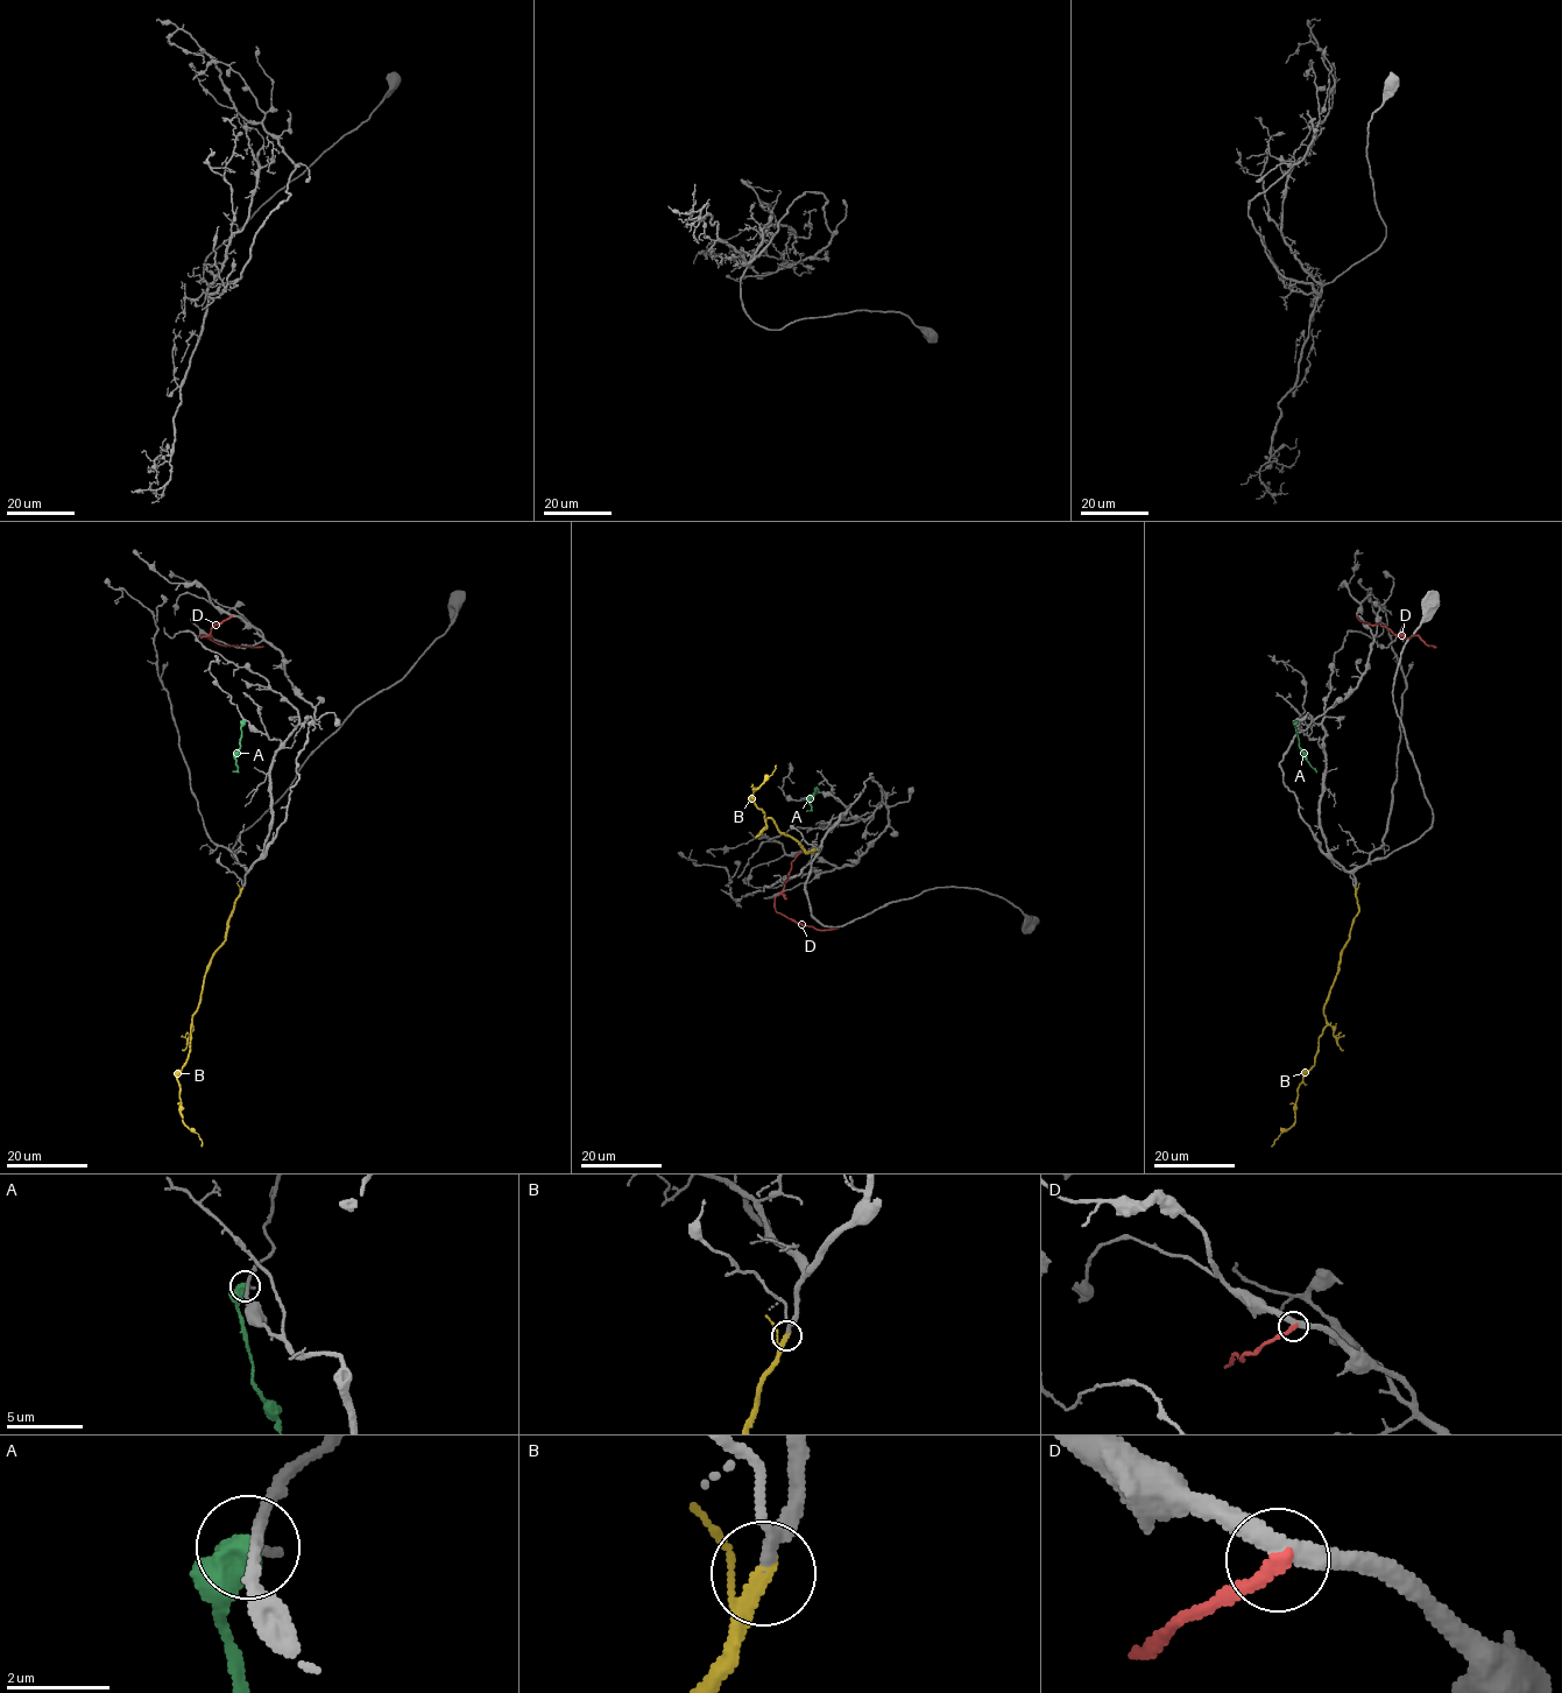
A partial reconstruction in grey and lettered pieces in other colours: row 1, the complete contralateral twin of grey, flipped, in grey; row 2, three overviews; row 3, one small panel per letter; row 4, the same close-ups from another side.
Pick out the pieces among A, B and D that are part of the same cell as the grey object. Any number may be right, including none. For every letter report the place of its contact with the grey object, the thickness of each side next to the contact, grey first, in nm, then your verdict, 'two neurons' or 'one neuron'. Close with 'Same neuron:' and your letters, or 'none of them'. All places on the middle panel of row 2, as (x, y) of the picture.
A: meets grey at (817, 791); 190 nm thick on the grey side, 700 nm on the other; two neurons
B: meets grey at (815, 849); 200 nm thick on the grey side, 240 nm on the other; one neuron
D: meets grey at (805, 851); 320 nm thick on the grey side, 240 nm on the other; two neurons
Same neuron: B

